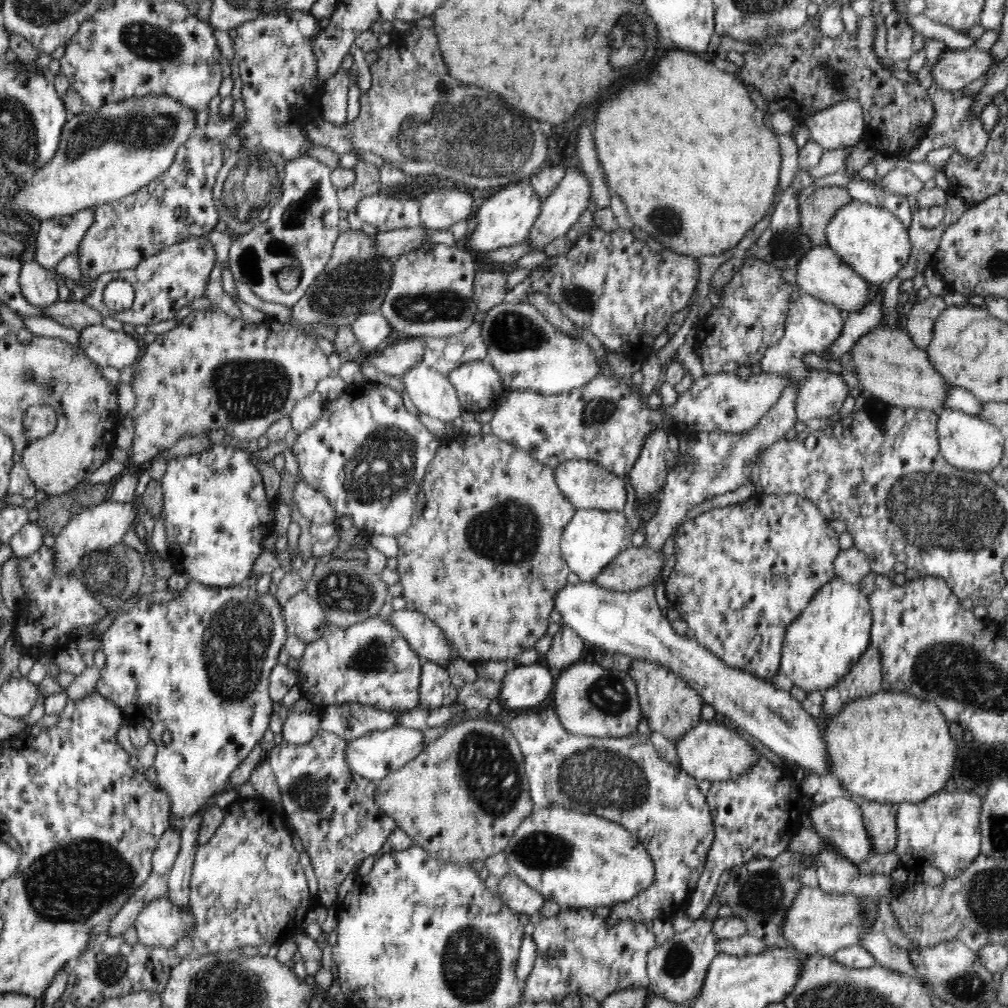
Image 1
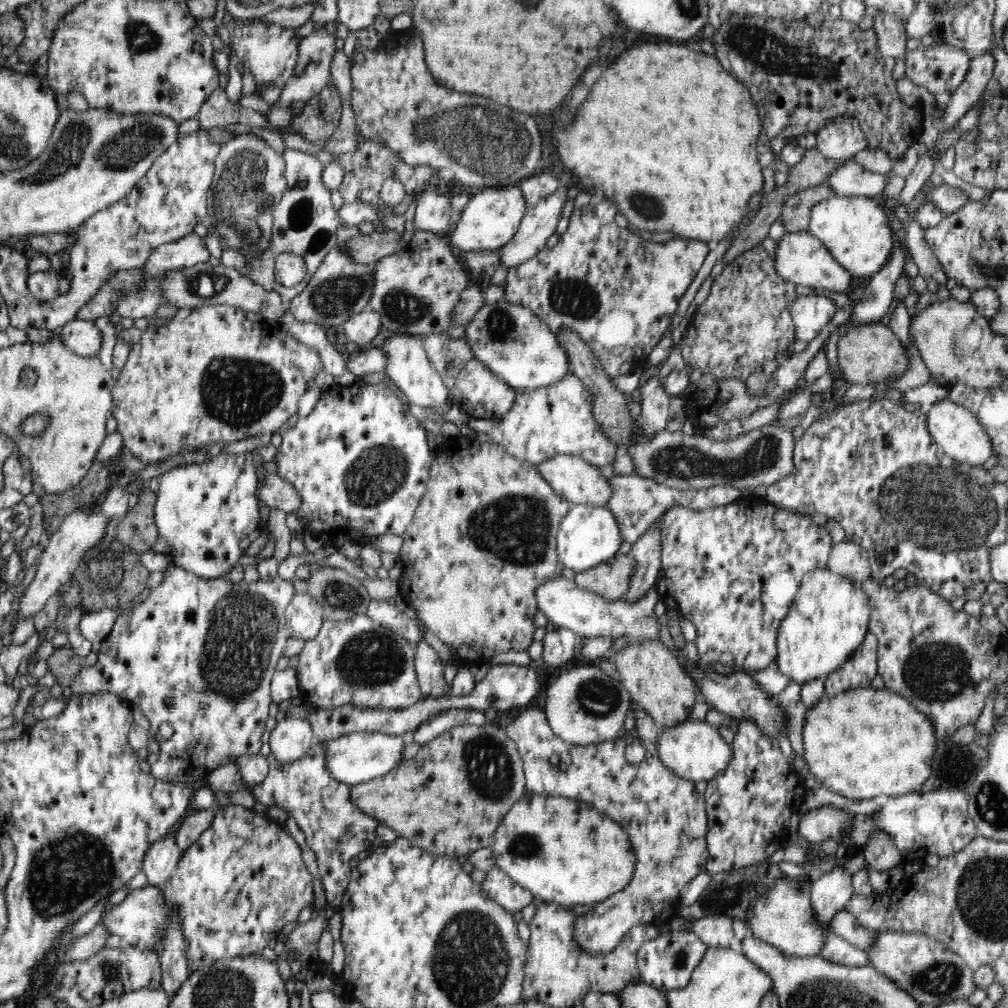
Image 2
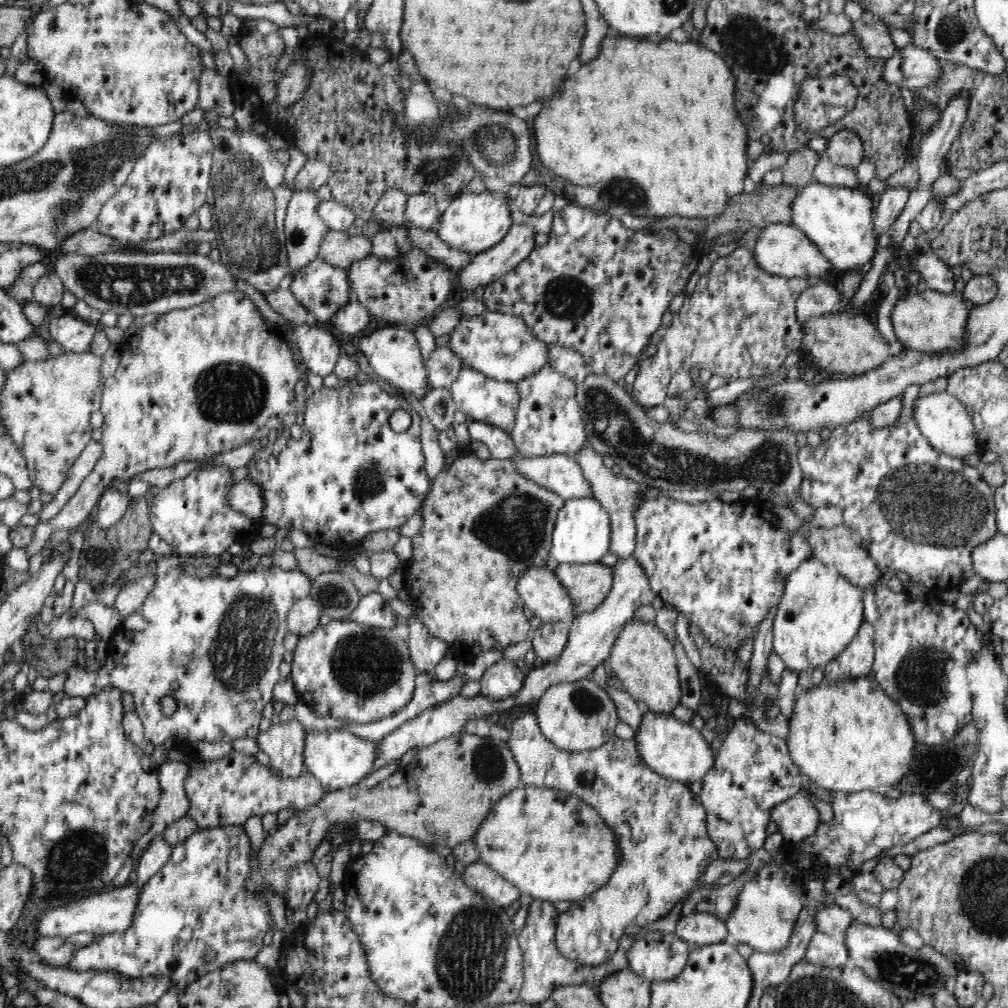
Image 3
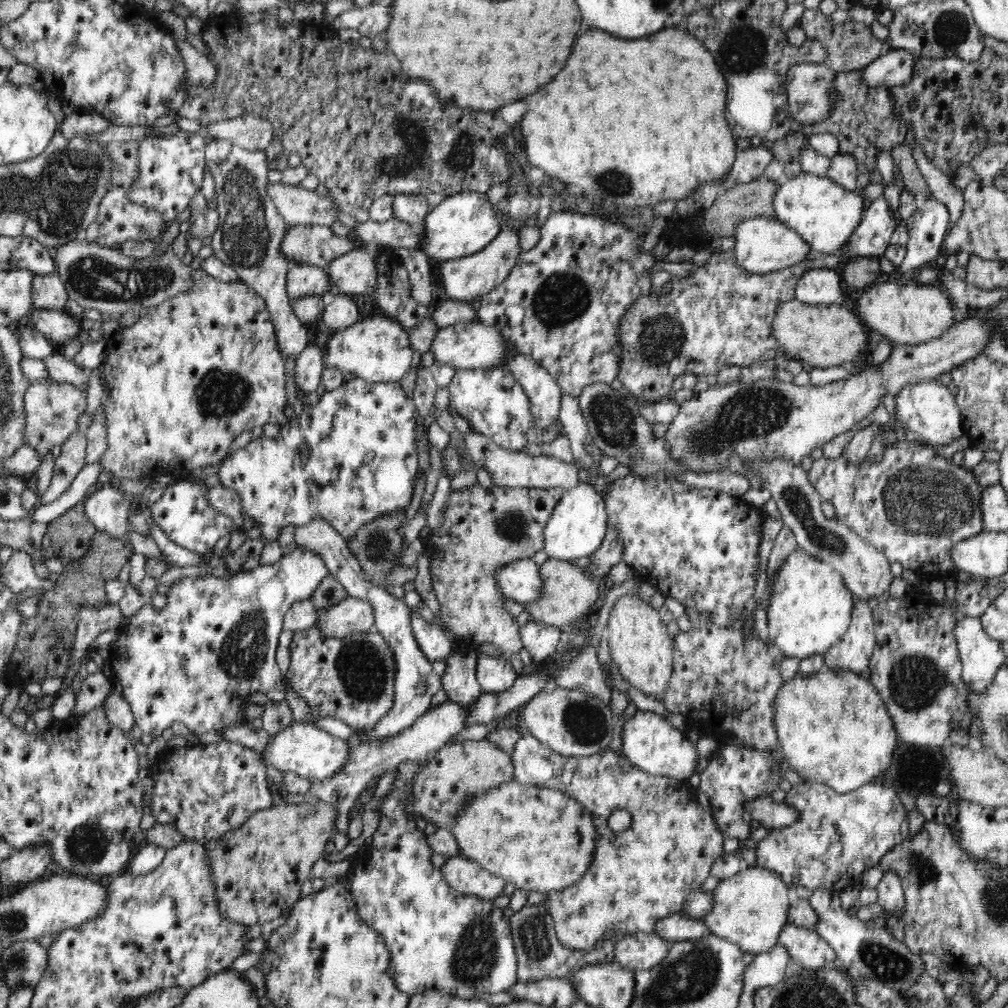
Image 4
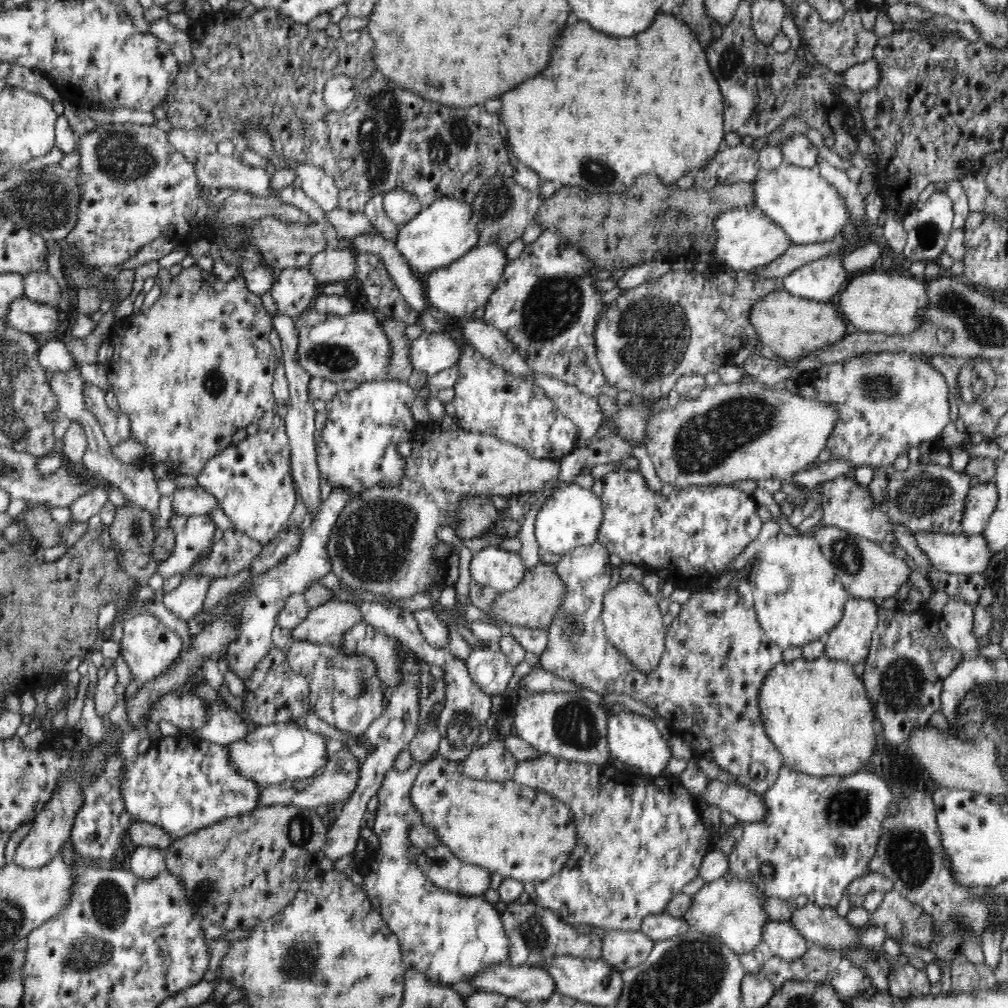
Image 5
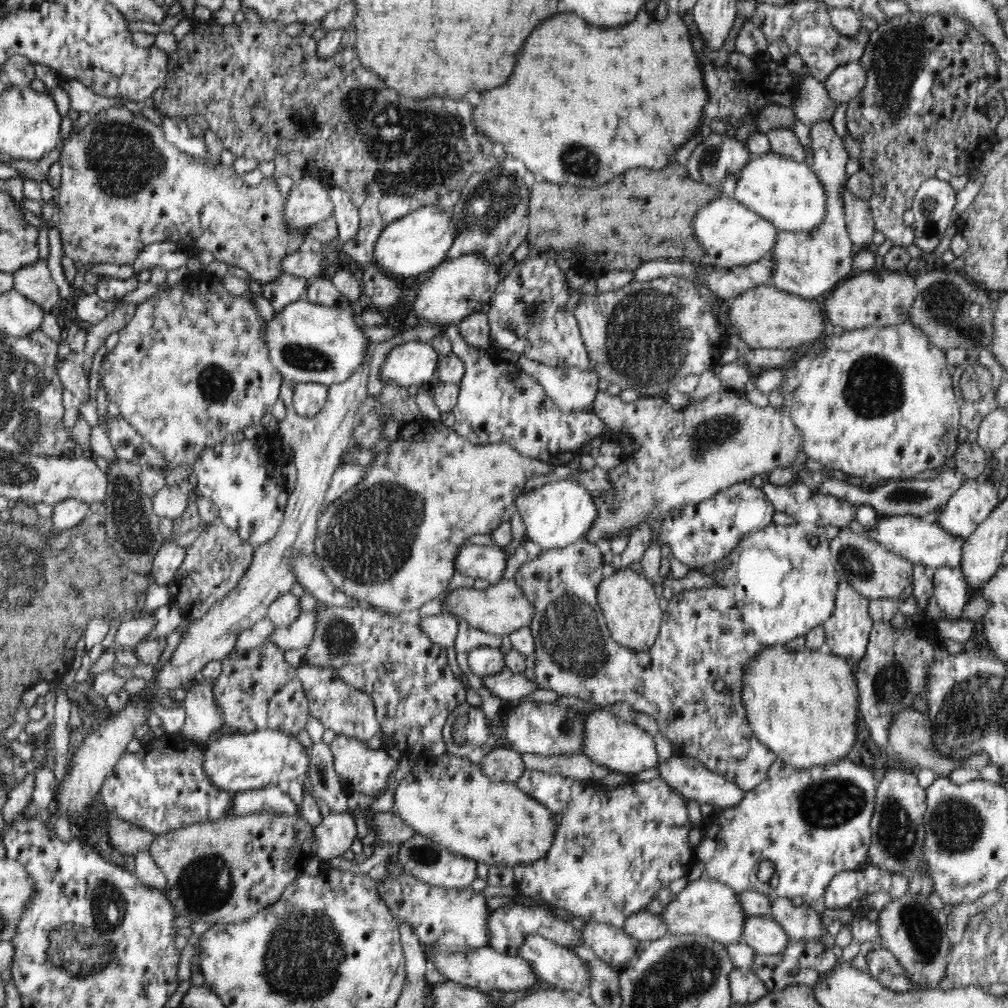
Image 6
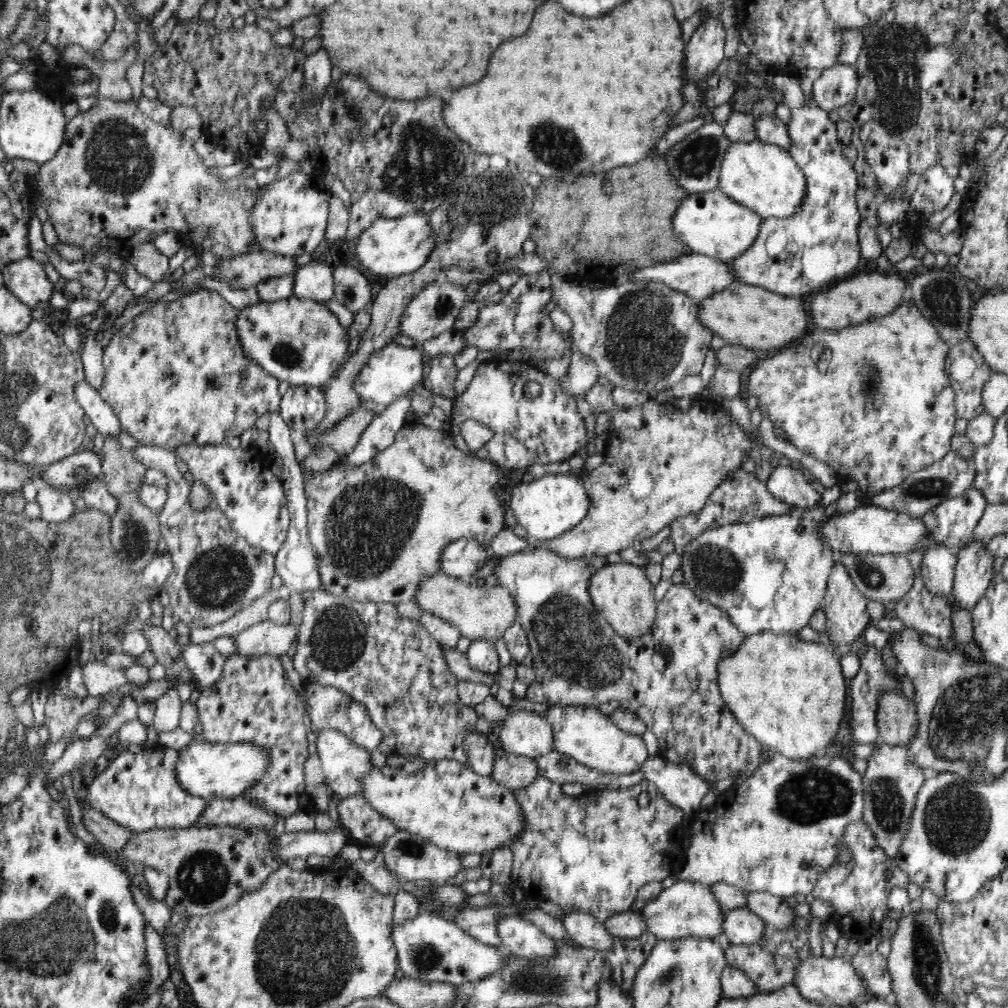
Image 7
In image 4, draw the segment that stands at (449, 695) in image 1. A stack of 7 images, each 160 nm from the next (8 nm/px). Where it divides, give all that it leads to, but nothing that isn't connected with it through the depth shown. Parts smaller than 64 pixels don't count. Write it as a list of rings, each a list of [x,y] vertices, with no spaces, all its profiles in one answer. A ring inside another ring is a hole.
[[[410,608],[410,622],[420,650],[430,663],[446,660],[455,652],[452,638],[436,622],[422,619],[418,611]]]

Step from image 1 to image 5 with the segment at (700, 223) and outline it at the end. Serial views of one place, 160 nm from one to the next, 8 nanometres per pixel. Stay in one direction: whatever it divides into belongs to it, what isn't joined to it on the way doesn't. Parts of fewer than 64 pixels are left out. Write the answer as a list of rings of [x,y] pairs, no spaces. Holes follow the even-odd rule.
[[[658,10],[646,32],[632,36],[632,38],[610,38],[602,32],[596,32],[590,23],[578,21],[576,26],[570,26],[564,30],[562,40],[558,42],[558,48],[552,52],[552,62],[550,66],[538,74],[534,80],[528,80],[520,84],[518,88],[502,94],[502,110],[500,118],[504,126],[508,128],[508,146],[516,154],[520,162],[524,162],[527,168],[535,171],[541,181],[548,180],[559,186],[569,186],[581,188],[590,194],[604,193],[626,193],[634,185],[638,176],[642,174],[658,174],[658,178],[664,185],[675,184],[686,174],[695,172],[700,166],[706,166],[708,160],[724,147],[724,119],[722,118],[722,94],[718,88],[718,82],[714,80],[706,54],[702,46],[698,44],[698,38],[691,28],[684,22],[682,24],[675,14],[664,13]]]

